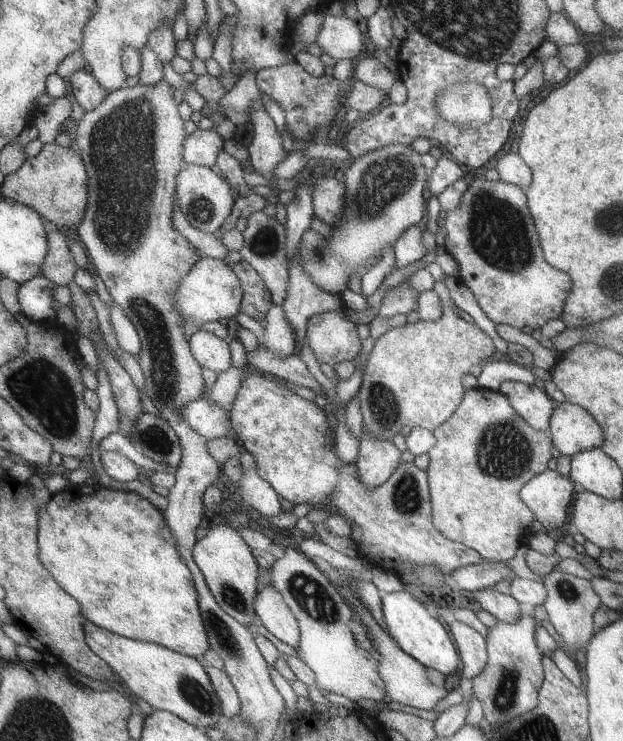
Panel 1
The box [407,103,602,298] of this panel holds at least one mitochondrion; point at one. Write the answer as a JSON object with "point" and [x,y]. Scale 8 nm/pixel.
{"point":[497,231]}

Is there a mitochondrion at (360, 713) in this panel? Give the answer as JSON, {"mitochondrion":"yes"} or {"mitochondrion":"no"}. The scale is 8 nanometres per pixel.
{"mitochondrion":"no"}

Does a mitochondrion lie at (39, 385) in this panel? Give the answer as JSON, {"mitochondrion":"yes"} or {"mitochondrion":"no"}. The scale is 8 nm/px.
{"mitochondrion":"yes"}

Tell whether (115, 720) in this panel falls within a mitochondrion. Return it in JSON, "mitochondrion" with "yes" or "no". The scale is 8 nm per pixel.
{"mitochondrion":"no"}

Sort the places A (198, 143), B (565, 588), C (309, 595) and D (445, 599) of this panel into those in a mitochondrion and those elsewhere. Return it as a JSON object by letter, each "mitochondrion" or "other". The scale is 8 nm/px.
{"A":"other","B":"mitochondrion","C":"mitochondrion","D":"other"}

